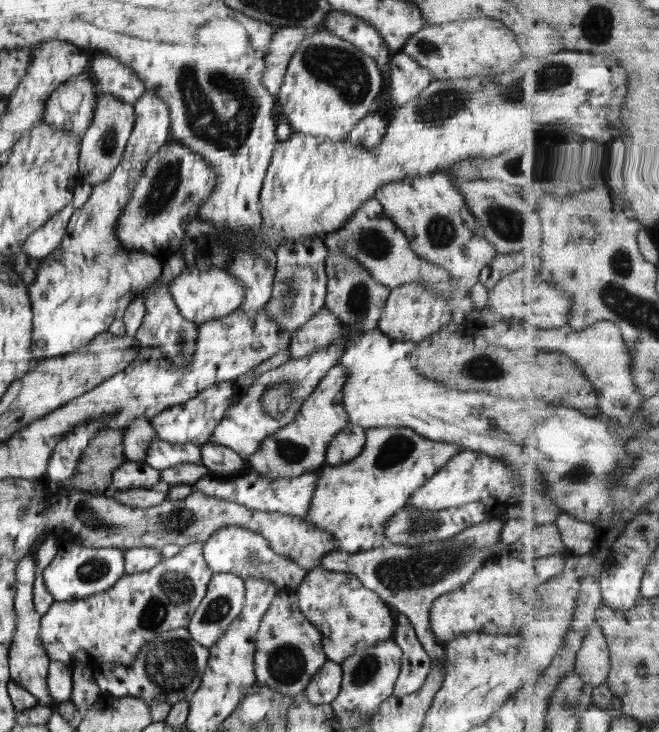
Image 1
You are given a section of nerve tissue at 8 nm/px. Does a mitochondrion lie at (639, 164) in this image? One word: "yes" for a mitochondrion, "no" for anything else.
no

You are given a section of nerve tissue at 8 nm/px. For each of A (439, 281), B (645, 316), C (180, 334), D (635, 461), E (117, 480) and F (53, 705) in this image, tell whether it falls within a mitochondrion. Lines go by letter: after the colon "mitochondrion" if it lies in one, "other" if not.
A: other
B: mitochondrion
C: mitochondrion
D: mitochondrion
E: other
F: other

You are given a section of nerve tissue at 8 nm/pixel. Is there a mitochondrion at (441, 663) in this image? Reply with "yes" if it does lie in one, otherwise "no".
no

